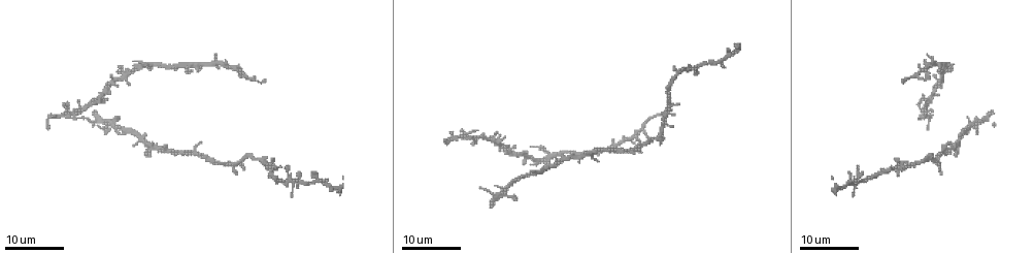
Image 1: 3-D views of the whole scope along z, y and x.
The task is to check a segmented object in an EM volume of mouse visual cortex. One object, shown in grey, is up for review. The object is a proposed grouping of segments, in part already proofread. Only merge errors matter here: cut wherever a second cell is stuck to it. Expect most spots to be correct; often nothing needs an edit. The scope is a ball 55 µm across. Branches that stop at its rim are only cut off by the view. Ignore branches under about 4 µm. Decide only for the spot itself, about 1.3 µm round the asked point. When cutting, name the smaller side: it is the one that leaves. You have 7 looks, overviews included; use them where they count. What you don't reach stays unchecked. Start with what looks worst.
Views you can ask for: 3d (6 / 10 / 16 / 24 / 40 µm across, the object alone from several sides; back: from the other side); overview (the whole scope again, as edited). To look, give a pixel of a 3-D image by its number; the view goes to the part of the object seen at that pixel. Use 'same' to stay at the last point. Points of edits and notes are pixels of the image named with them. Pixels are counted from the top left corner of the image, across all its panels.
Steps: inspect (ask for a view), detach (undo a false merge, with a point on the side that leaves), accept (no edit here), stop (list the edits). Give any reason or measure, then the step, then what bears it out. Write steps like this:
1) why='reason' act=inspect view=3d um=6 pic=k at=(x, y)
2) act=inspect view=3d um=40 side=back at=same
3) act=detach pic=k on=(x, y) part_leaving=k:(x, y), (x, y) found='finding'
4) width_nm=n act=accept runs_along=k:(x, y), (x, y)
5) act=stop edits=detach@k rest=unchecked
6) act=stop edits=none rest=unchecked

why='four-way junction' act=inspect view=3d um=24 pic=1 at=(549, 154)

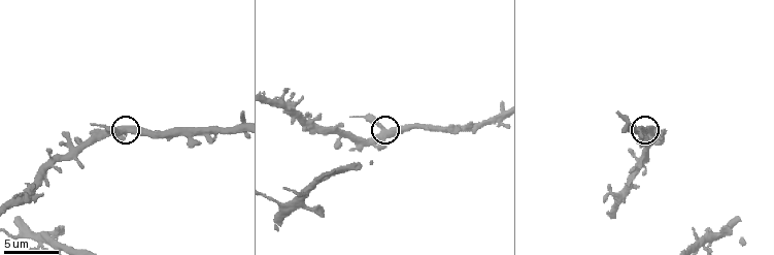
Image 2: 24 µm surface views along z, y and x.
act=inspect view=3d um=10 pic=2 at=(382, 129)

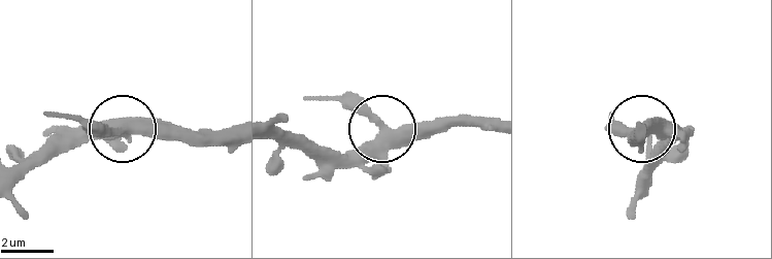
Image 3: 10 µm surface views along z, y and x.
act=accept found='continuous, no second cell'

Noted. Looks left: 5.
act=inspect view=3d um=16 pic=2 at=(696, 235)

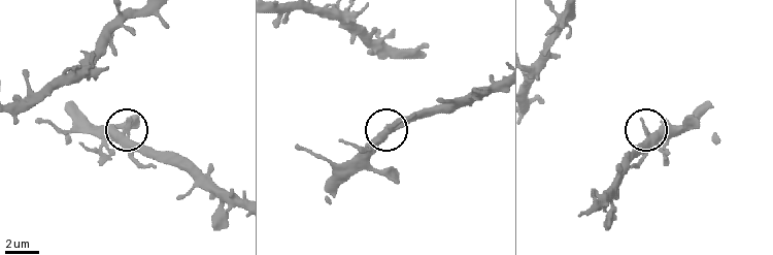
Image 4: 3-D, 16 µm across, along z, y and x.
act=inspect view=3d um=6 pic=4 at=(124, 131)

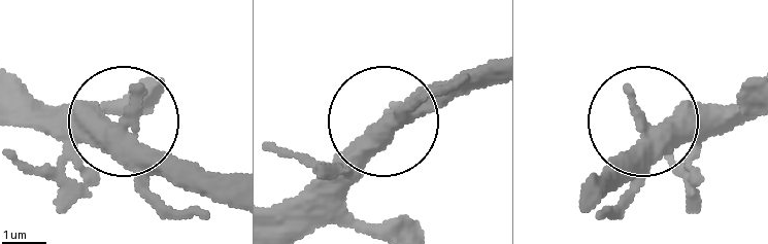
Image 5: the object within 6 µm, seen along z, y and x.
act=accept runs_along=5:(590, 204), (645, 130), (731, 127) found='all the same cell'

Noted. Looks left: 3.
why='sudden change in width' act=inspect view=3d um=24 pic=1 at=(246, 75)

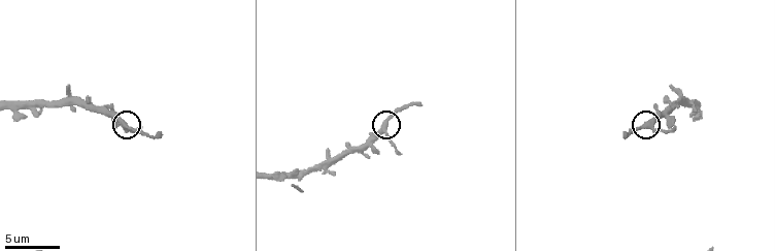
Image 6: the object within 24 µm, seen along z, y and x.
act=inspect view=3d um=10 pic=6 at=(384, 127)

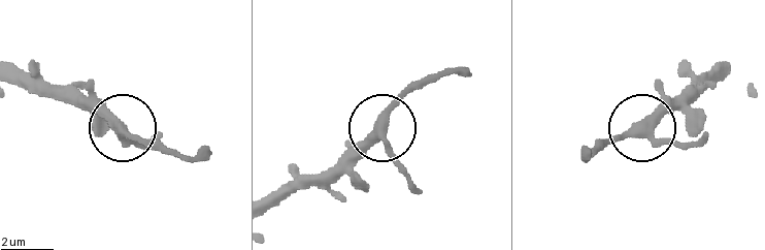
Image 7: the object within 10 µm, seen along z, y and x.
act=accept runs_along=7:(10, 77), (77, 87), (122, 129), (161, 149) found='all the same cell'

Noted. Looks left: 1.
act=stop edits=none rest=unchecked

